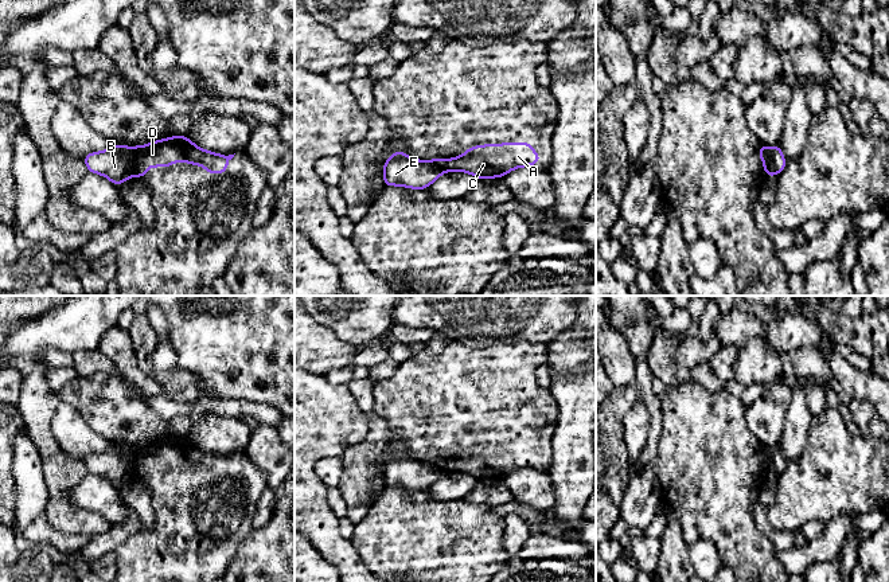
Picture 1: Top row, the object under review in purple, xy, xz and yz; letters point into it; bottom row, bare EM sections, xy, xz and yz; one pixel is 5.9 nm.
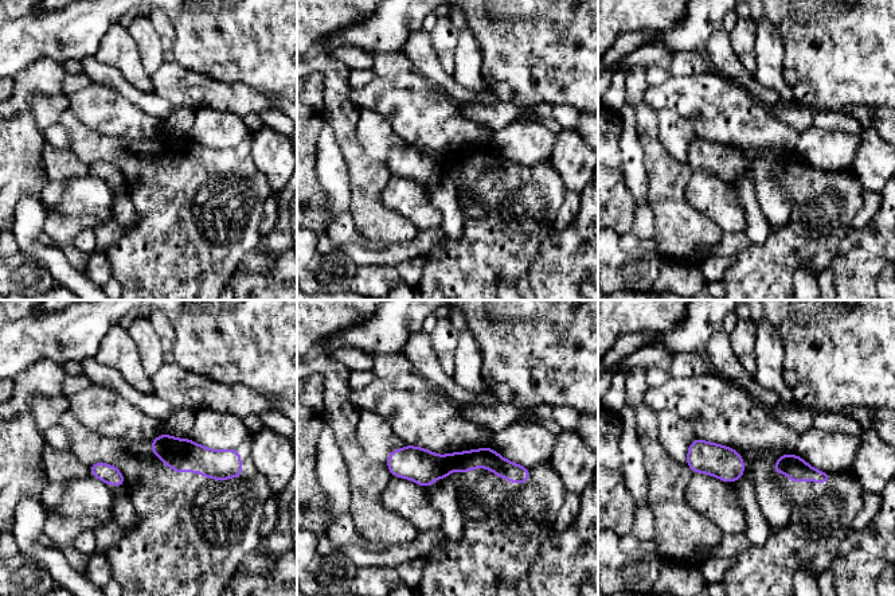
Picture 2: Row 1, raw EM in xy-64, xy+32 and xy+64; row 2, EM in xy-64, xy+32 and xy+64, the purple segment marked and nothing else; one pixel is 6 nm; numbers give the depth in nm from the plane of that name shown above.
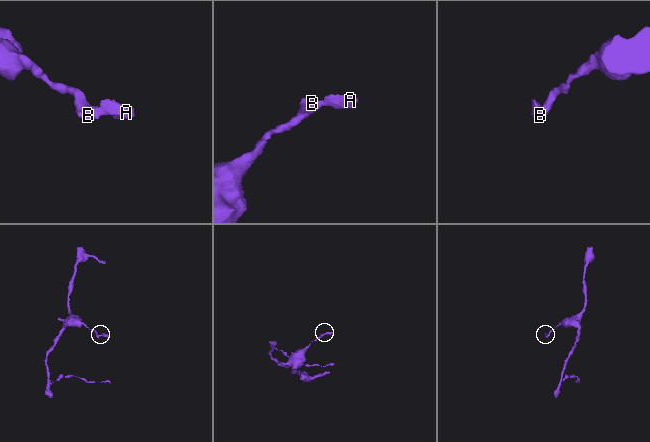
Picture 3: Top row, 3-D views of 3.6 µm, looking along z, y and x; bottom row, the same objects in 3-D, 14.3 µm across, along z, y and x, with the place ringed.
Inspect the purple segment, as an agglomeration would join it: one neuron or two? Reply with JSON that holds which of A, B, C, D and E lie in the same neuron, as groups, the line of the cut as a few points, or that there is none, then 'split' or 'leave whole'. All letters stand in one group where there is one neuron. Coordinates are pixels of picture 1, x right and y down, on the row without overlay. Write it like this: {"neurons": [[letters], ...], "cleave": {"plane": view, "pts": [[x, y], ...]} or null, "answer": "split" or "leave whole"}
{"neurons": [["A", "C", "D"], ["B", "E"]], "cleave": {"plane": "xy", "pts": [[123, 448], [132, 464], [131, 476]]}, "answer": "split"}

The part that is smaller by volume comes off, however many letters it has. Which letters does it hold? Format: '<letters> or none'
A, C, D

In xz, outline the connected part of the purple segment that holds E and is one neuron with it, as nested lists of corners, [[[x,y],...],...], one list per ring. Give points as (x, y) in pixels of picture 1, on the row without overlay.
[[[399,450],[383,465],[383,485],[426,491],[441,474],[442,472],[430,464],[409,458]]]

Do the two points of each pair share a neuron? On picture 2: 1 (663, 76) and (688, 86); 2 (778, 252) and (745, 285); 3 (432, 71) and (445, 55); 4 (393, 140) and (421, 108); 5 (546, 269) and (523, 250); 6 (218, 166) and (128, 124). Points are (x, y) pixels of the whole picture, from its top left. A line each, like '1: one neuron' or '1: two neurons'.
1: two neurons
2: one neuron
3: two neurons
4: two neurons
5: two neurons
6: two neurons

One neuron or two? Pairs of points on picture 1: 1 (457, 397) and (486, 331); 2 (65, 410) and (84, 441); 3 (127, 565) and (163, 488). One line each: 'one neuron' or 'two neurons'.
1: two neurons
2: one neuron
3: one neuron

